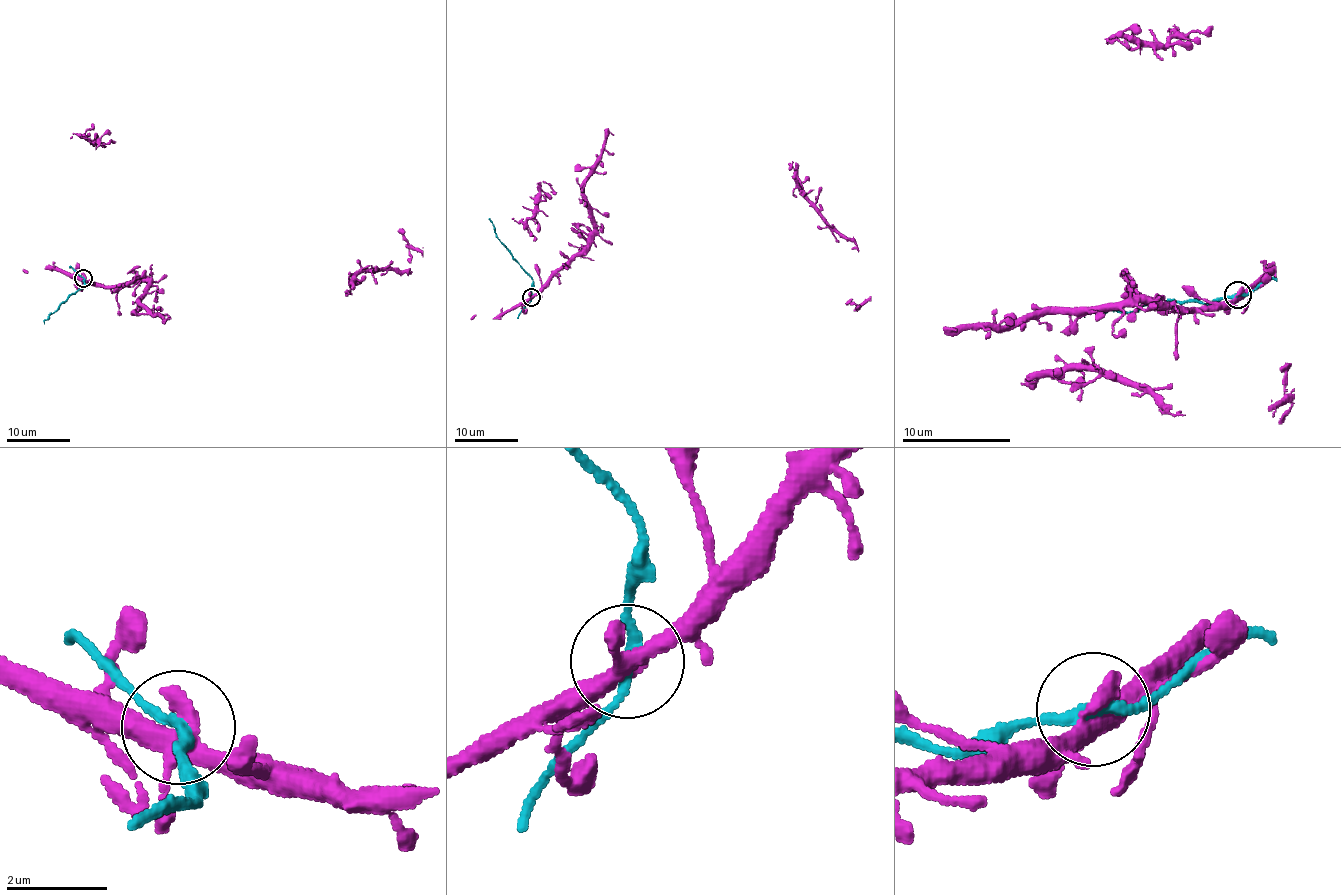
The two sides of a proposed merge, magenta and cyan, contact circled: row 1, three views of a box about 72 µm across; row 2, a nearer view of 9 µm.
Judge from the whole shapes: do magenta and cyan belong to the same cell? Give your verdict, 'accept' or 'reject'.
accept

